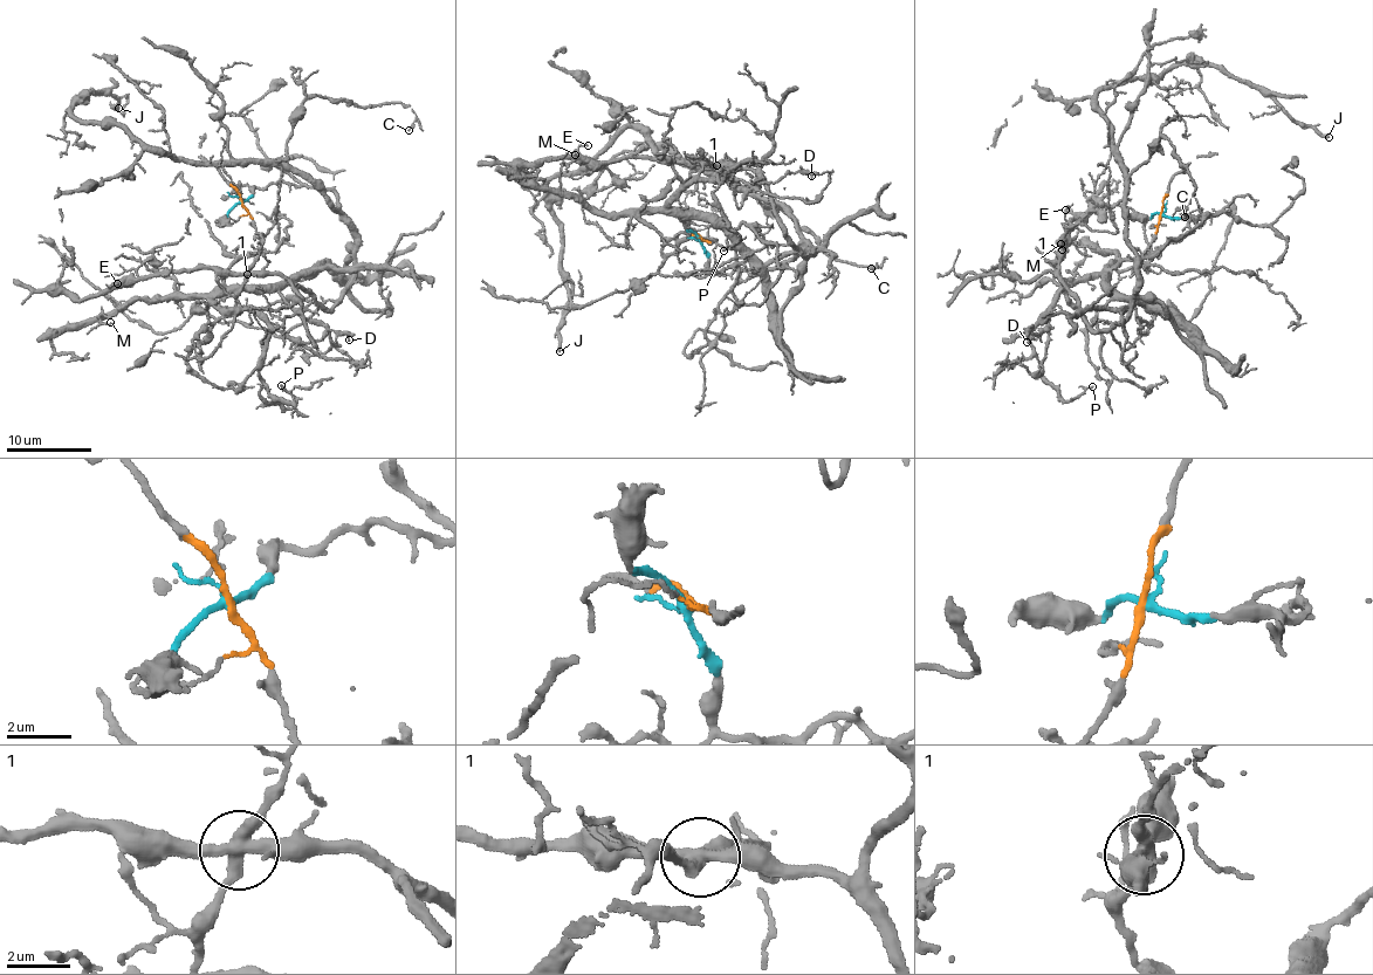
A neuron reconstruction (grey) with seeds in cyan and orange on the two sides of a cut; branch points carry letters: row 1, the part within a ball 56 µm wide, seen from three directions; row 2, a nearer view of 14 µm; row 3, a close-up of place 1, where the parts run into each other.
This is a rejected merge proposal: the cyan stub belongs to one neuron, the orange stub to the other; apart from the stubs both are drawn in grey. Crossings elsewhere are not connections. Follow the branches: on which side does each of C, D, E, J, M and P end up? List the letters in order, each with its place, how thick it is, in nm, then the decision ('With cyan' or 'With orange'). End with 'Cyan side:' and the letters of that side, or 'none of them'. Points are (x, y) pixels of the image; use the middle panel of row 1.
C: Place: (871, 268). Thickness 90 nm. With cyan
D: Place: (811, 176). Thickness 120 nm. With orange
E: Place: (588, 145). Thickness 130 nm. With cyan
J: Place: (560, 351). Thickness 280 nm. With cyan
M: Place: (575, 155). Thickness 130 nm. With orange
P: Place: (723, 251). Thickness 100 nm. With orange
Cyan side: C, E, J

